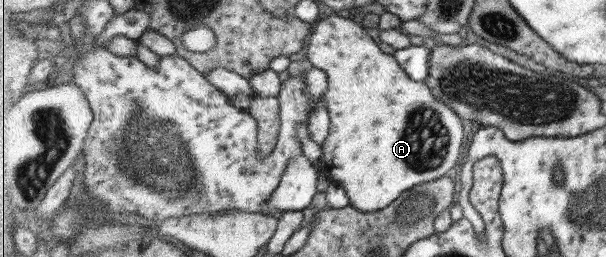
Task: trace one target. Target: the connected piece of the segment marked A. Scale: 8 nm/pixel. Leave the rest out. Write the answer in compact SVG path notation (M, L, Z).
M331 16L318 22L311 34L307 56L315 68L329 75L329 89L324 94L332 119L329 138L319 158L322 172L347 191L353 206L365 212L383 210L413 187L436 181L447 175L461 159L465 129L460 115L437 98L425 81L413 80L394 55L385 54L376 36L369 36L363 24Z

